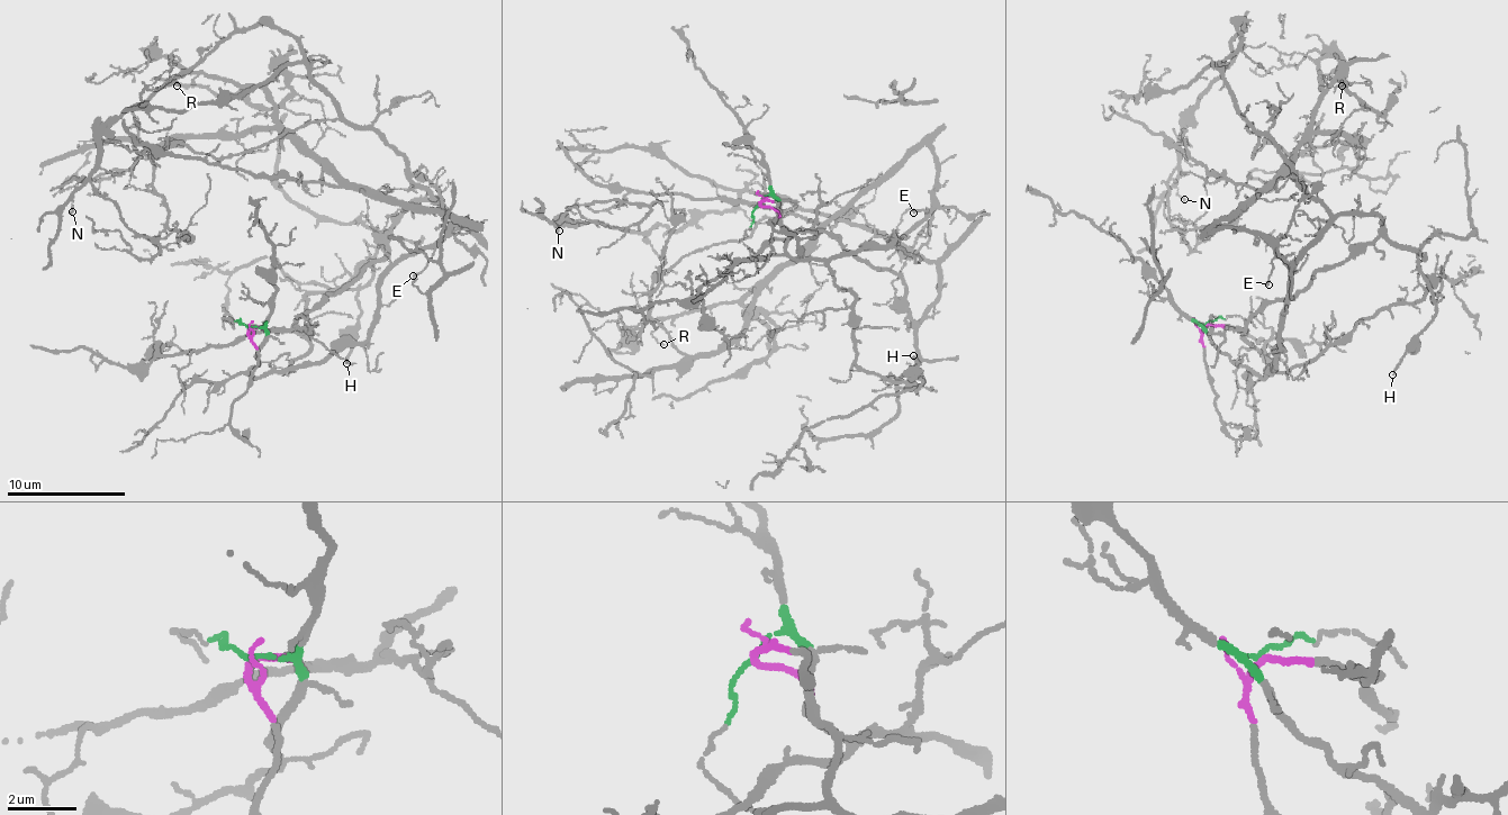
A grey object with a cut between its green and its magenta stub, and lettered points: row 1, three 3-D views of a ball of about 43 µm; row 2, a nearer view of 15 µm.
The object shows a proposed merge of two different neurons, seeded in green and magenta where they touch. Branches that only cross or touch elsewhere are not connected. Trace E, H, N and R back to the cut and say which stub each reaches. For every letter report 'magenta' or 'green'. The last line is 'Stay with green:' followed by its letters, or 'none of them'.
E: green
H: magenta
N: magenta
R: green
Stay with green: E, R

